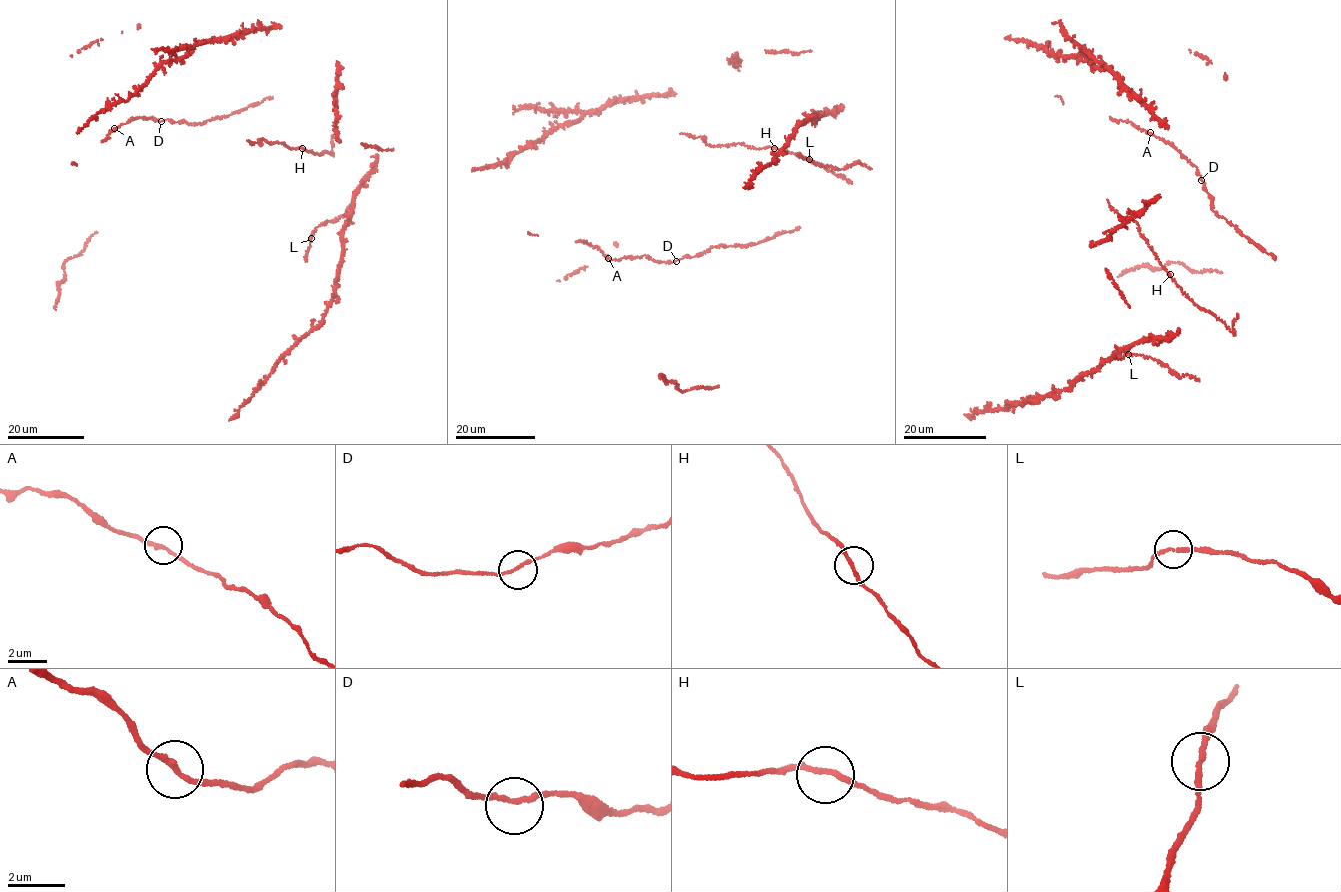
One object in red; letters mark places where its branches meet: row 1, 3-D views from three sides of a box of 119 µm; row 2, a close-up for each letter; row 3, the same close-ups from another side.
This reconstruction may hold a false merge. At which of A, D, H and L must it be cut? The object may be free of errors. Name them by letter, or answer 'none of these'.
none of these

